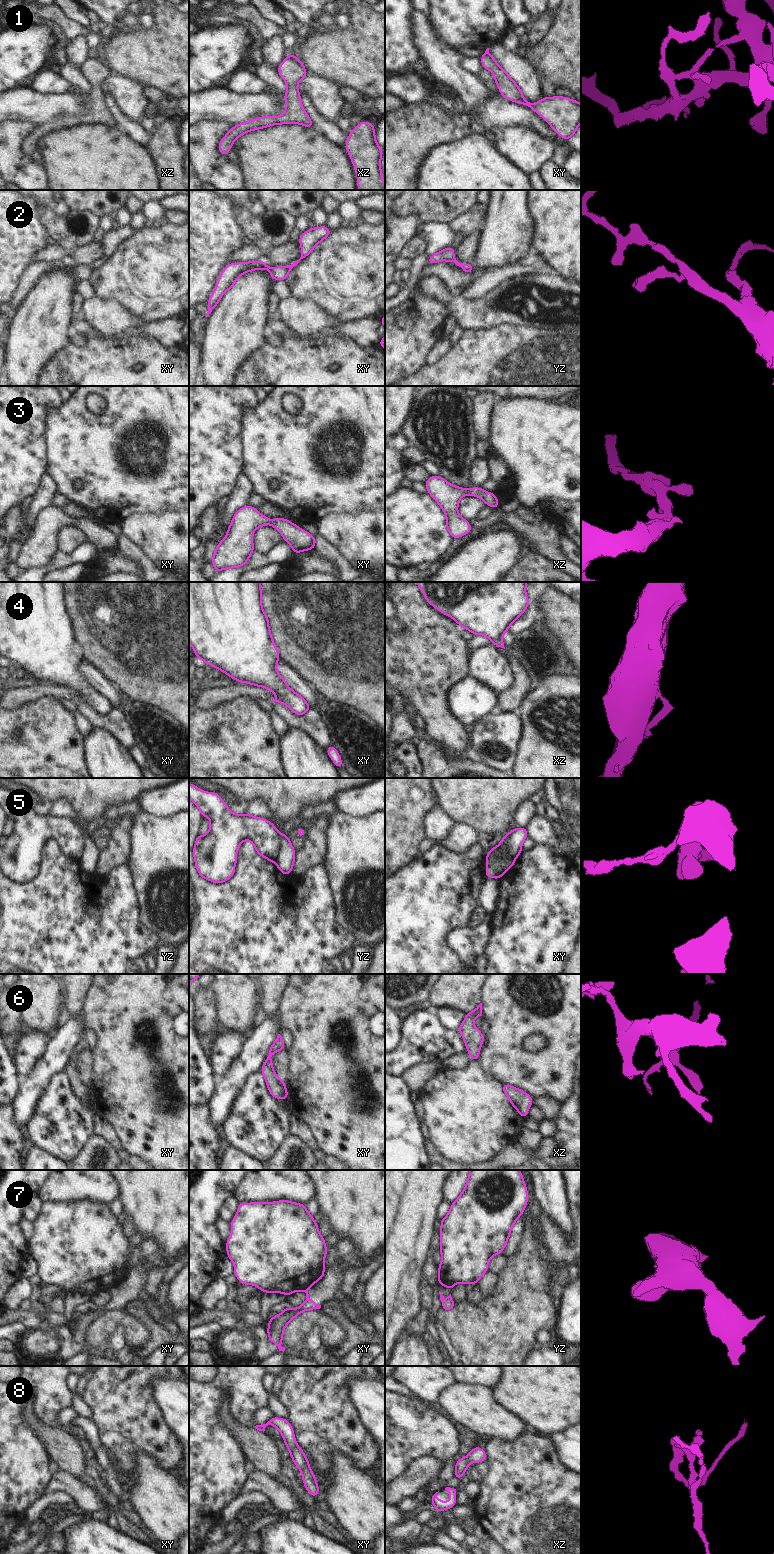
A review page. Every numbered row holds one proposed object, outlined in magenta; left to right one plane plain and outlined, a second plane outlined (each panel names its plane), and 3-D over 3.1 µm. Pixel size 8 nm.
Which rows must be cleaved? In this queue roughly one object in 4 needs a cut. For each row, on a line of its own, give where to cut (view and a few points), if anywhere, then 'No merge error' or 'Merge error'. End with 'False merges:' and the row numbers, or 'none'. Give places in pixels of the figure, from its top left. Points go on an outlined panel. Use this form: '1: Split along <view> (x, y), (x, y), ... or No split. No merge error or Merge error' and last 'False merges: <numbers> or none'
1: No split. No merge error
2: No split. No merge error
3: No split. No merge error
4: No split. No merge error
5: Split along yz (280, 832), (280, 844), (275, 862). Merge error
6: No split. No merge error
7: Split along xy (315, 1281), (303, 1290). Merge error
8: No split. No merge error
False merges: 5, 7

